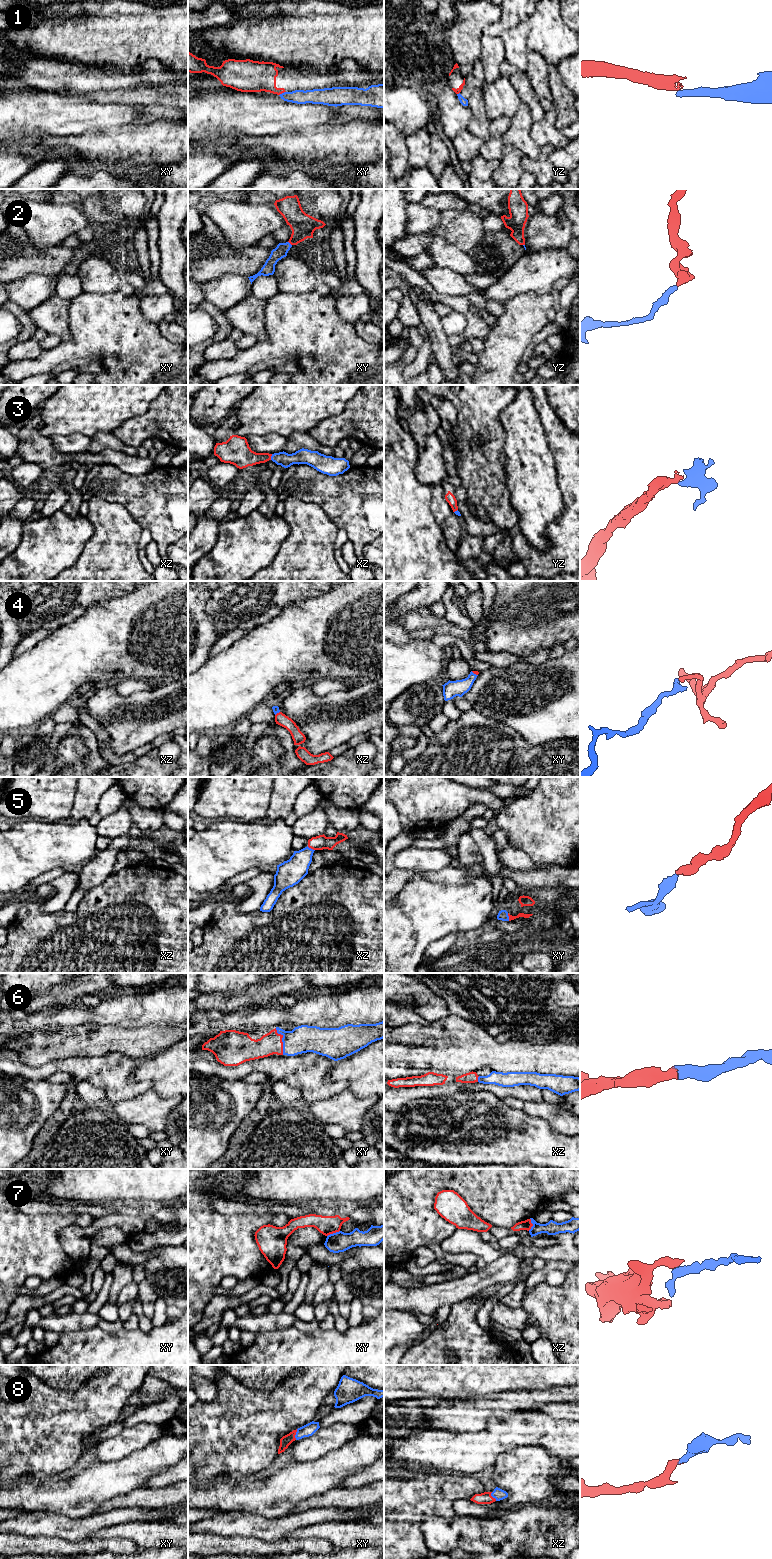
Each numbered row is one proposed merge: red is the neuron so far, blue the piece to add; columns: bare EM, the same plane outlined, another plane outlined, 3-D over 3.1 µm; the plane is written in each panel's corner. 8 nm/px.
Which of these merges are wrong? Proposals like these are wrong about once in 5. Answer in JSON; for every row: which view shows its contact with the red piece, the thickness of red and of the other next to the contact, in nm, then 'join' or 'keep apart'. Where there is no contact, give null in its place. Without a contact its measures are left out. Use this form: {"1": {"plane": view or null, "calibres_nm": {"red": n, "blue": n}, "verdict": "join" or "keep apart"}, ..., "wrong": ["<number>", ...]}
{"1": {"plane": "xy", "calibres_nm": {"red": 240, "blue": 110}, "verdict": "keep apart"}, "2": {"plane": "xy", "calibres_nm": {"red": 190, "blue": 100}, "verdict": "join"}, "3": {"plane": "xz", "calibres_nm": {"red": 190, "blue": 120}, "verdict": "join"}, "4": {"plane": "xy", "calibres_nm": {"red": 30, "blue": 140}, "verdict": "join"}, "5": {"plane": "xy", "calibres_nm": {"red": 40, "blue": 80}, "verdict": "join"}, "6": {"plane": "xy", "calibres_nm": {"red": 180, "blue": 220}, "verdict": "join"}, "7": {"plane": "xy", "calibres_nm": {"red": 150, "blue": 160}, "verdict": "keep apart"}, "8": {"plane": "xy", "calibres_nm": {"red": 90, "blue": 100}, "verdict": "join"}, "wrong": ["1", "7"]}

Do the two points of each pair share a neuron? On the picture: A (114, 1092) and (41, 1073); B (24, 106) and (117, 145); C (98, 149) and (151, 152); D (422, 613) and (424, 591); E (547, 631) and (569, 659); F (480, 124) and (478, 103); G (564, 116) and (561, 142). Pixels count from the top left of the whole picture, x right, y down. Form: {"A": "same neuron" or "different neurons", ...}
{"A": "same neuron", "B": "different neurons", "C": "same neuron", "D": "different neurons", "E": "different neurons", "F": "same neuron", "G": "different neurons"}

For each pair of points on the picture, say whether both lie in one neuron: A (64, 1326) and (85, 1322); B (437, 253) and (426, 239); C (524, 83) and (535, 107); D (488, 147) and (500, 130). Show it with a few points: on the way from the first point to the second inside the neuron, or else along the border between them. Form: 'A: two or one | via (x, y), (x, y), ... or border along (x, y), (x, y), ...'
A: one | via (69, 1323), (80, 1322)
B: two | border along (434, 236), (425, 250)
C: one | via (524, 89), (532, 101)
D: one | via (492, 143), (495, 140), (496, 134)

